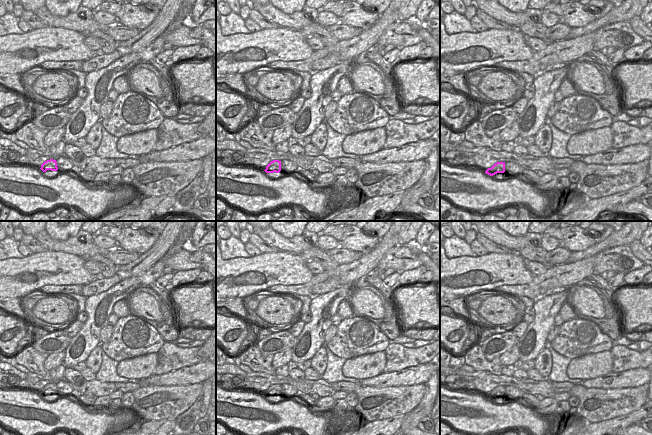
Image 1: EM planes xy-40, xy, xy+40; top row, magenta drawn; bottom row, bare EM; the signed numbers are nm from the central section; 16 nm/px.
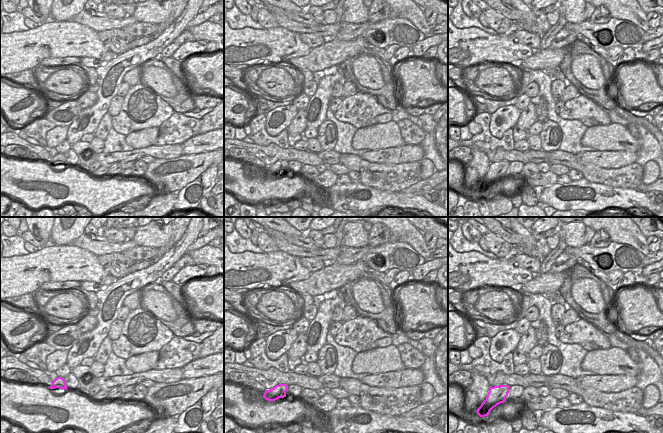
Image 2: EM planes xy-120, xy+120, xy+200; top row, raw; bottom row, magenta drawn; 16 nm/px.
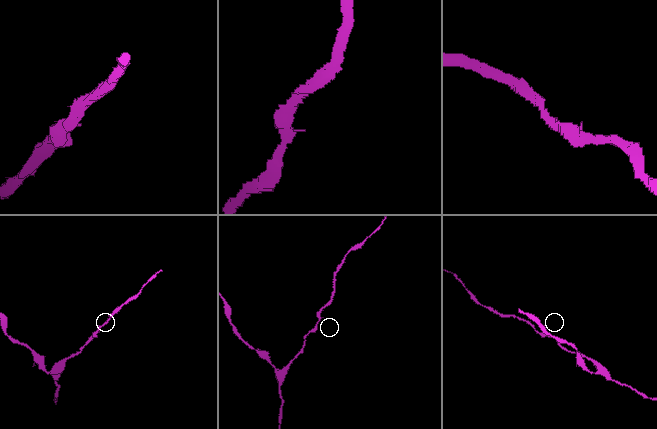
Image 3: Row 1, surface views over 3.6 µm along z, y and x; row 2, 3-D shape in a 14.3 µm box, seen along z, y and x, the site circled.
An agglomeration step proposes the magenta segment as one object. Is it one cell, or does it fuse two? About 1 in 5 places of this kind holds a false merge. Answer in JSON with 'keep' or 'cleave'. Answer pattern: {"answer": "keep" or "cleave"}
{"answer": "keep"}

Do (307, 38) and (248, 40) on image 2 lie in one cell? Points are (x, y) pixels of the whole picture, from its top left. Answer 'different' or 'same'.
different

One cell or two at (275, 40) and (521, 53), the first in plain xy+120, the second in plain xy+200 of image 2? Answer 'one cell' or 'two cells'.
one cell

